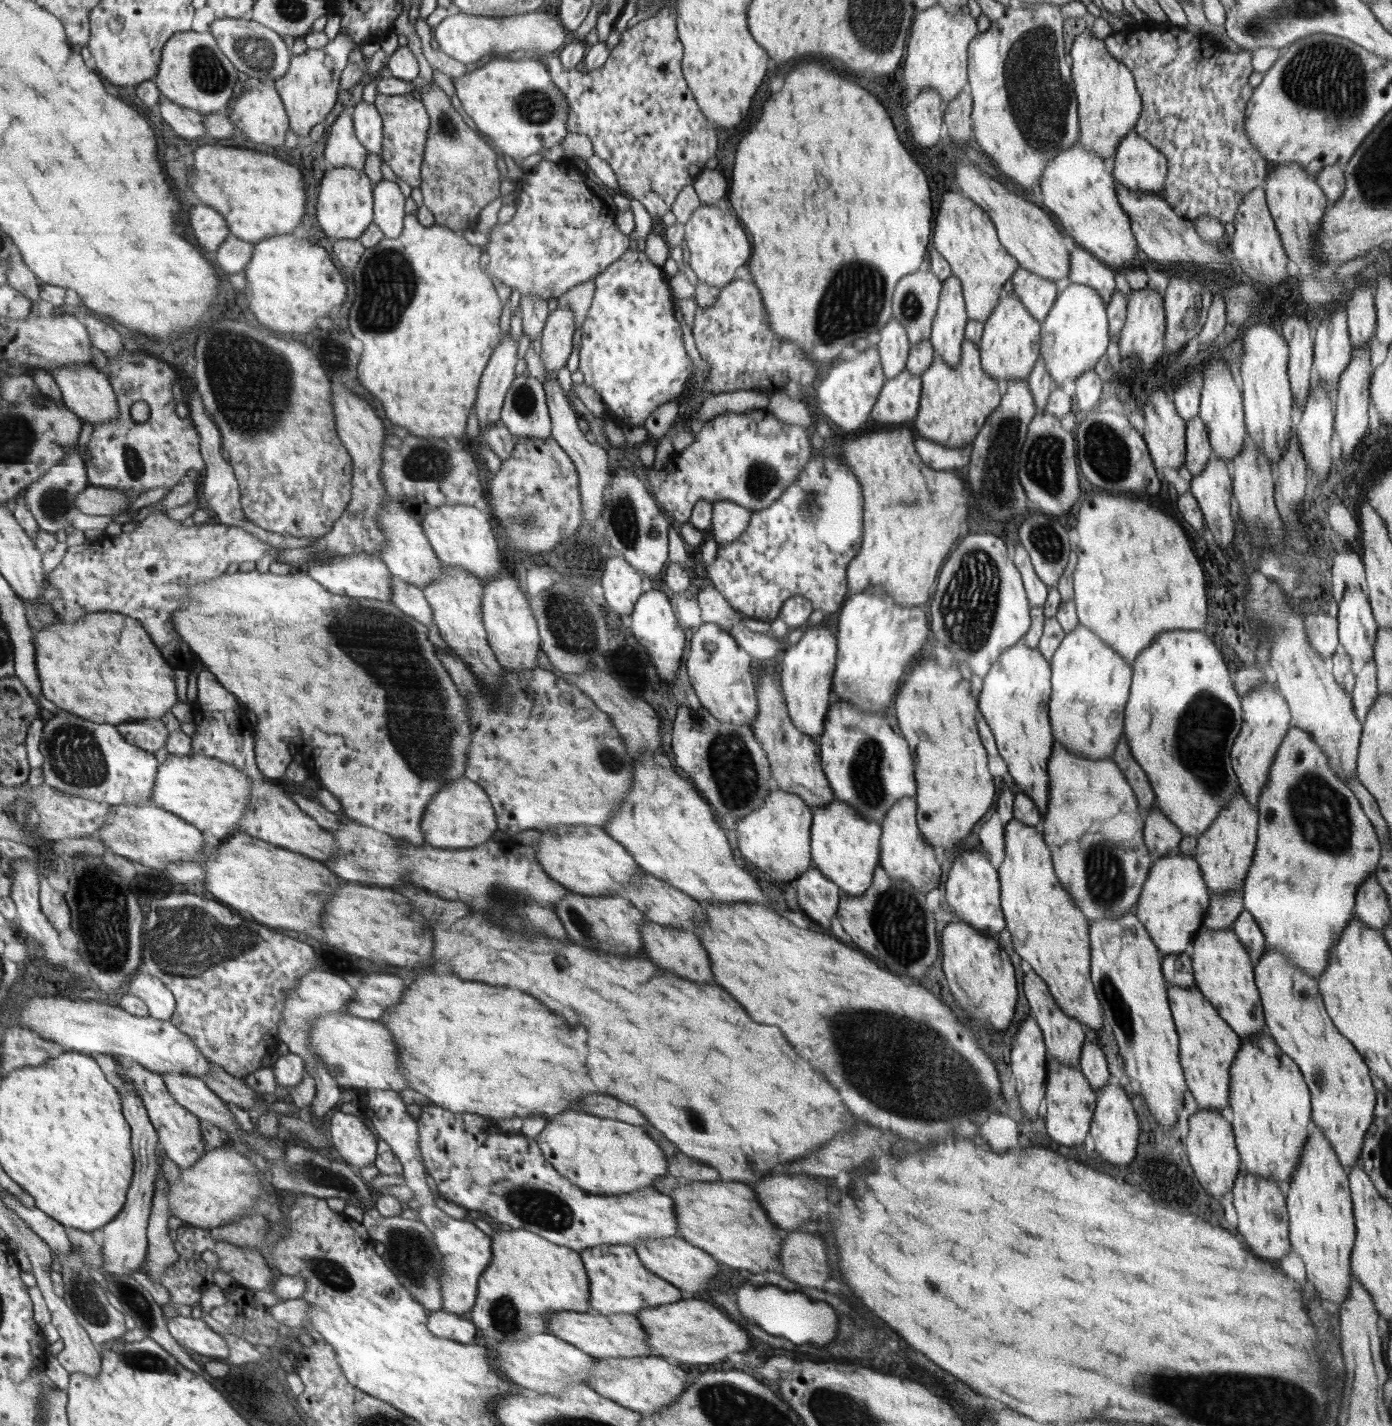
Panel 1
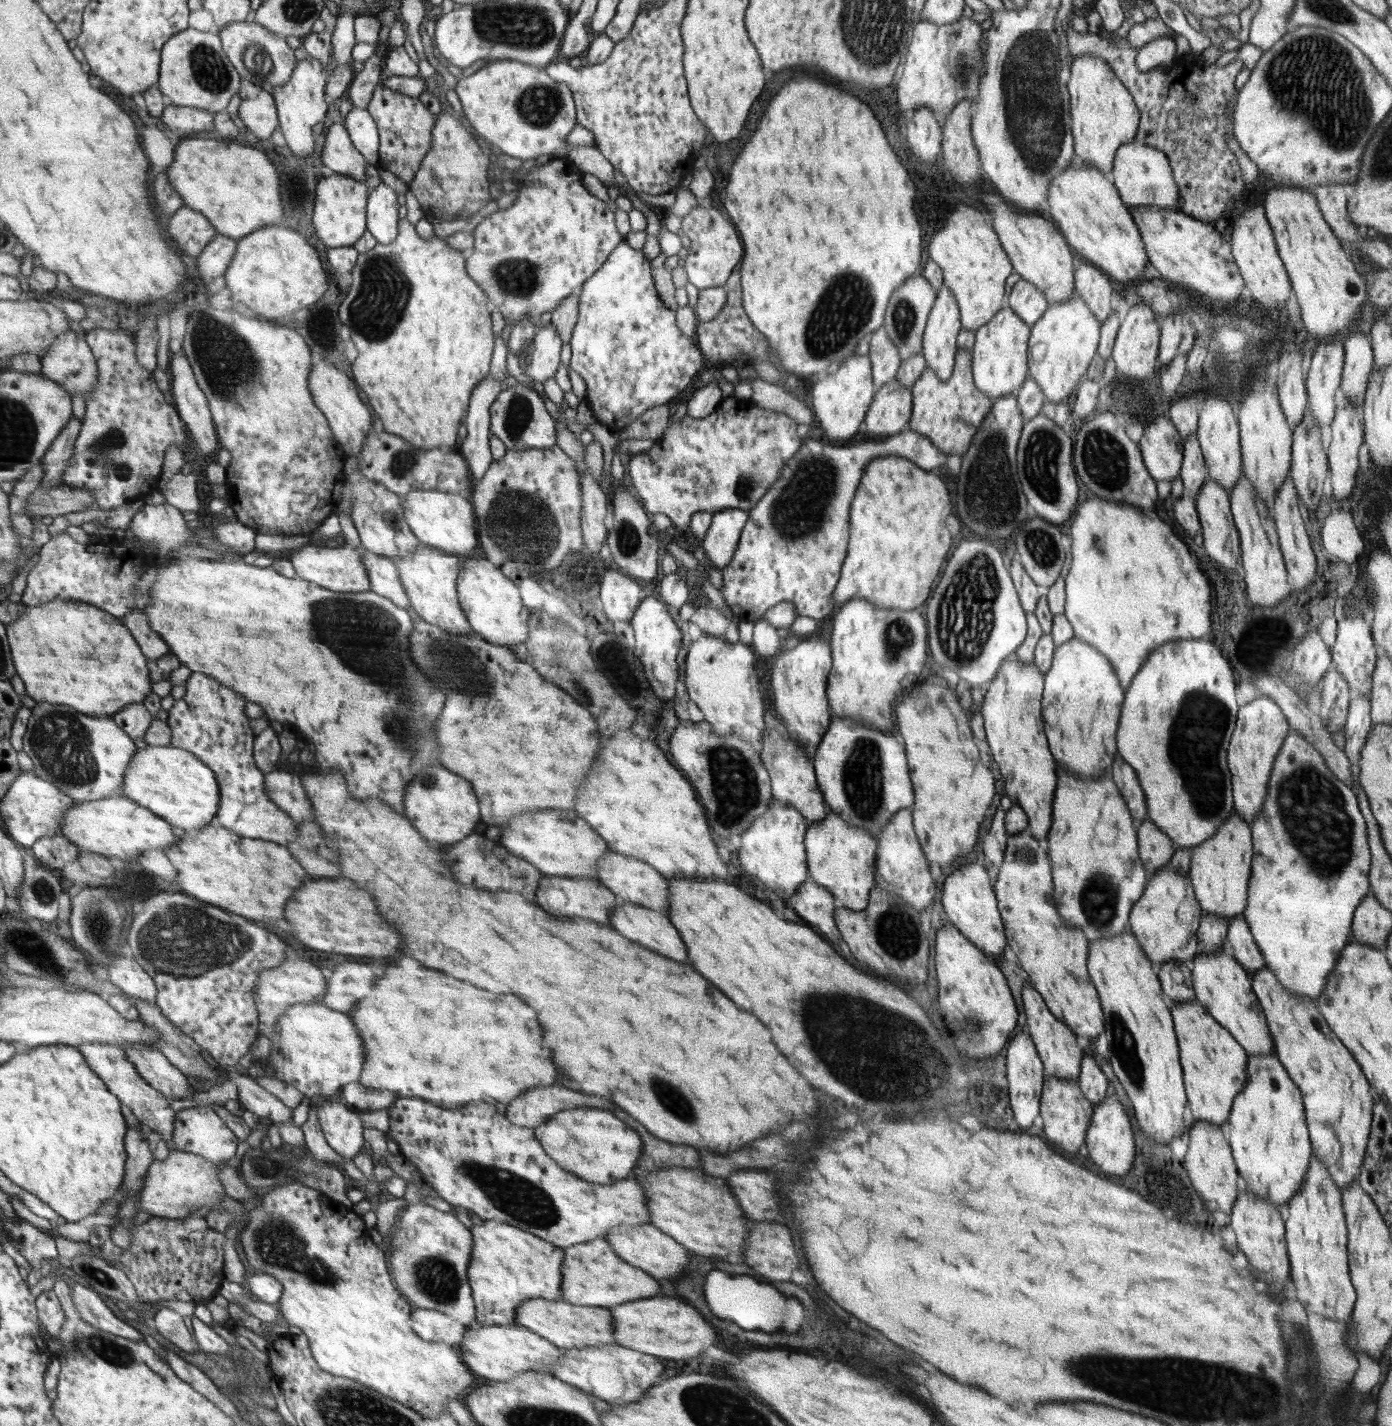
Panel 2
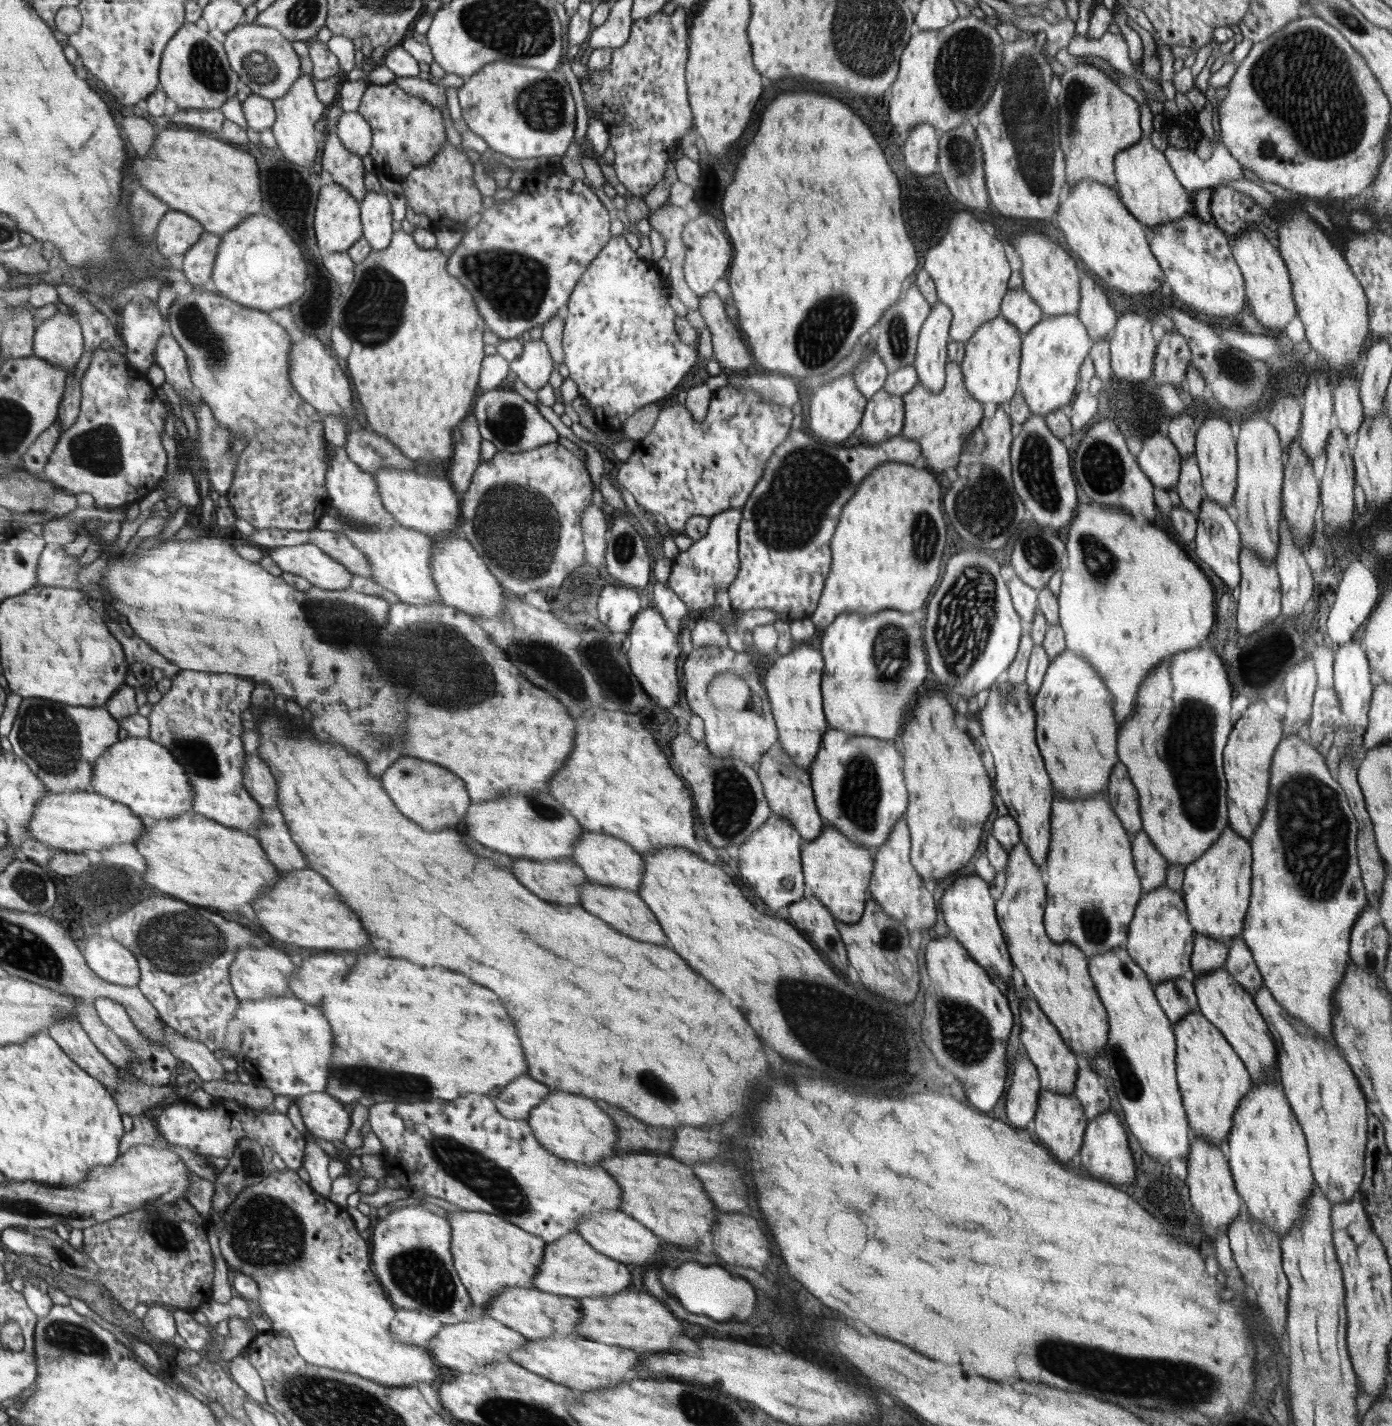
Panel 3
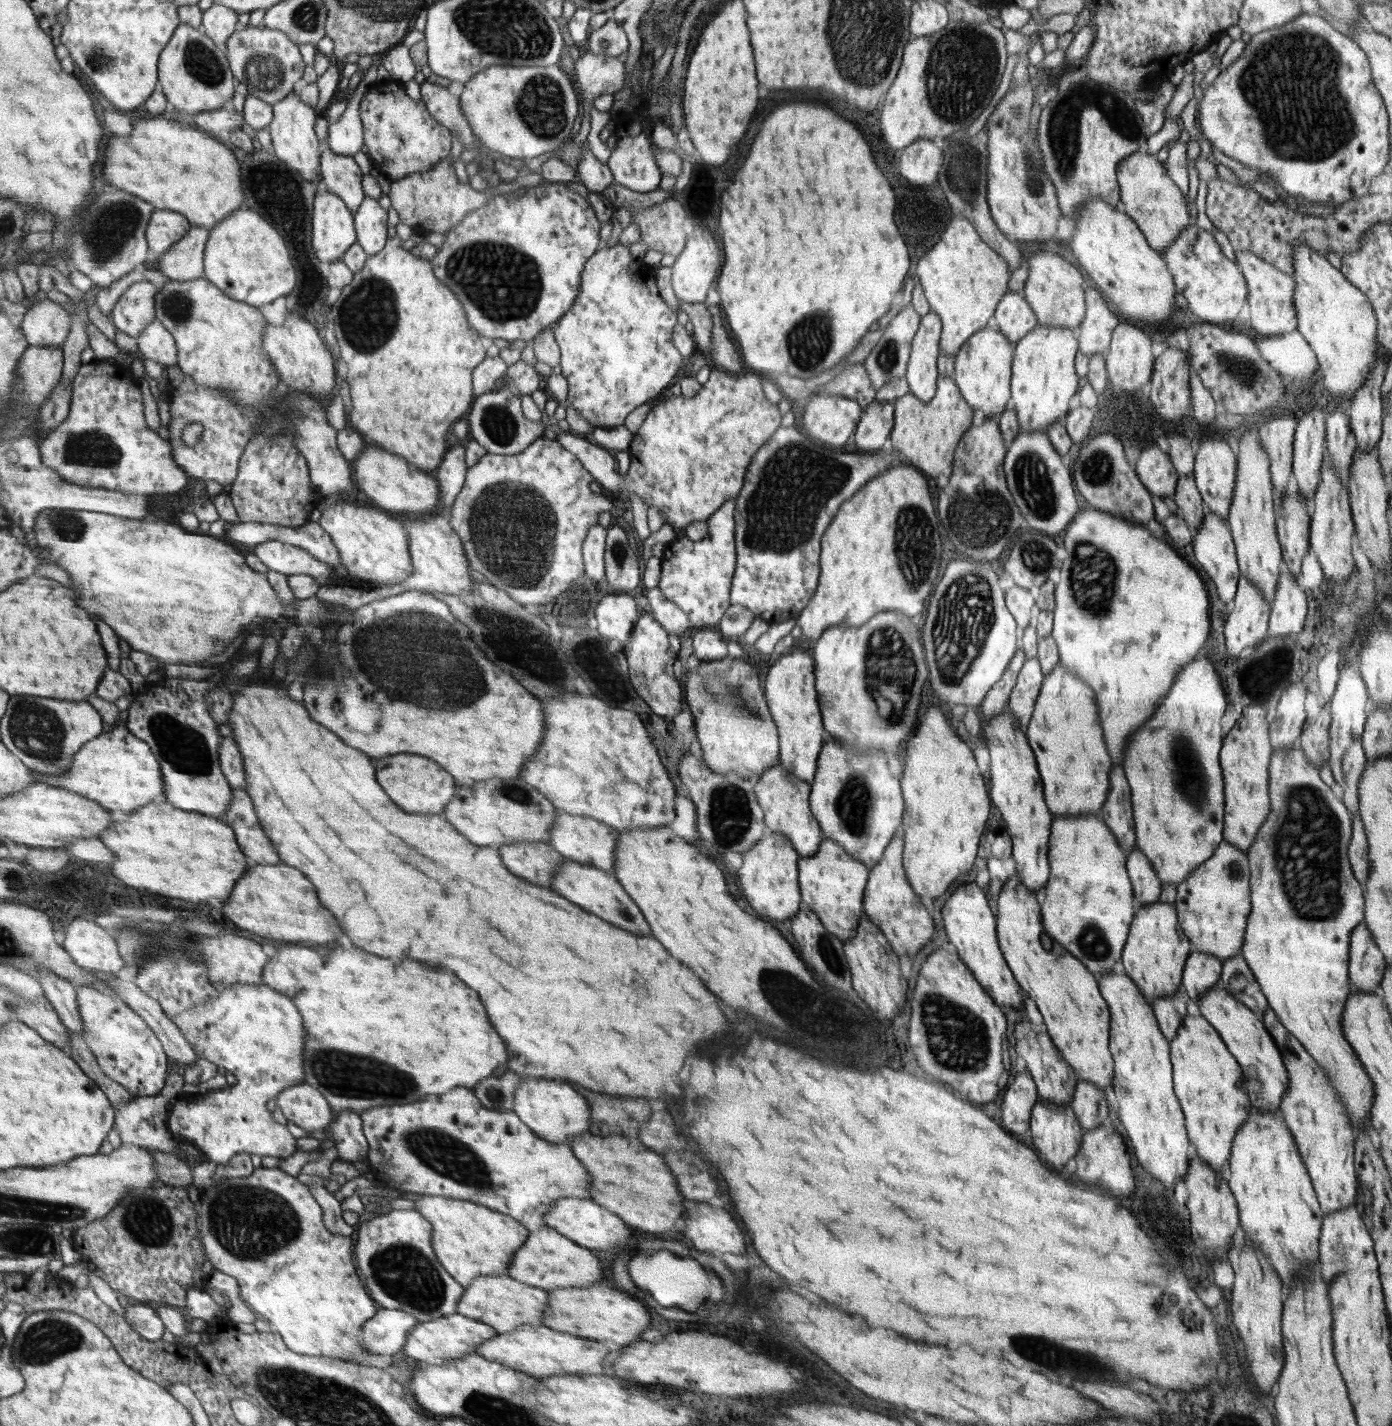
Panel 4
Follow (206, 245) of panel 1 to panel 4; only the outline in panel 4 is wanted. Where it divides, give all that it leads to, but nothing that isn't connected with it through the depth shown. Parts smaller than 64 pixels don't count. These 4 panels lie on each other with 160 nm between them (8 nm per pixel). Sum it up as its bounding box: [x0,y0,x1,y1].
[146,209,192,258]

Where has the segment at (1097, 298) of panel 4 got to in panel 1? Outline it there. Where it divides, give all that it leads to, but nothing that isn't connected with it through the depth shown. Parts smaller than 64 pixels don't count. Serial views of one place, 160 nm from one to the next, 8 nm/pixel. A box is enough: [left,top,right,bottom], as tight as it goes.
[1068,247,1116,305]

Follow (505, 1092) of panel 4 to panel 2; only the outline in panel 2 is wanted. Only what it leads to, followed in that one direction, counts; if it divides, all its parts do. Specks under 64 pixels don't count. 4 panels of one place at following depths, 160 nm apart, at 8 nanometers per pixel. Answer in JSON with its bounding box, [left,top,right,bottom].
[506,1084,615,1129]

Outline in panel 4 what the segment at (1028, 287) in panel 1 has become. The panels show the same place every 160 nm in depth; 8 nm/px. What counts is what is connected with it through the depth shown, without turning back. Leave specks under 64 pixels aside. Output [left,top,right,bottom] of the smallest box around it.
[995,291,1037,343]

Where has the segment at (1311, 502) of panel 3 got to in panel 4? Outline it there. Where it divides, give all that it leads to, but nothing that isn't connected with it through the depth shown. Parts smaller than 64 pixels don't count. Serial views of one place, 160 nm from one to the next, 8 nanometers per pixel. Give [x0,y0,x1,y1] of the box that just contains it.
[1275,491,1310,578]

